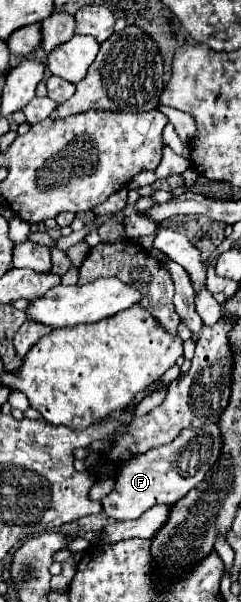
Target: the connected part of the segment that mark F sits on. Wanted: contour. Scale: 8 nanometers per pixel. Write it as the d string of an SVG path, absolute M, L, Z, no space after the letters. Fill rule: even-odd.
M203 424L201 428L181 430L173 442L131 458L129 464L119 470L113 492L101 502L105 514L113 520L135 520L155 504L175 504L215 466L221 456L221 448L223 436L219 424Z

